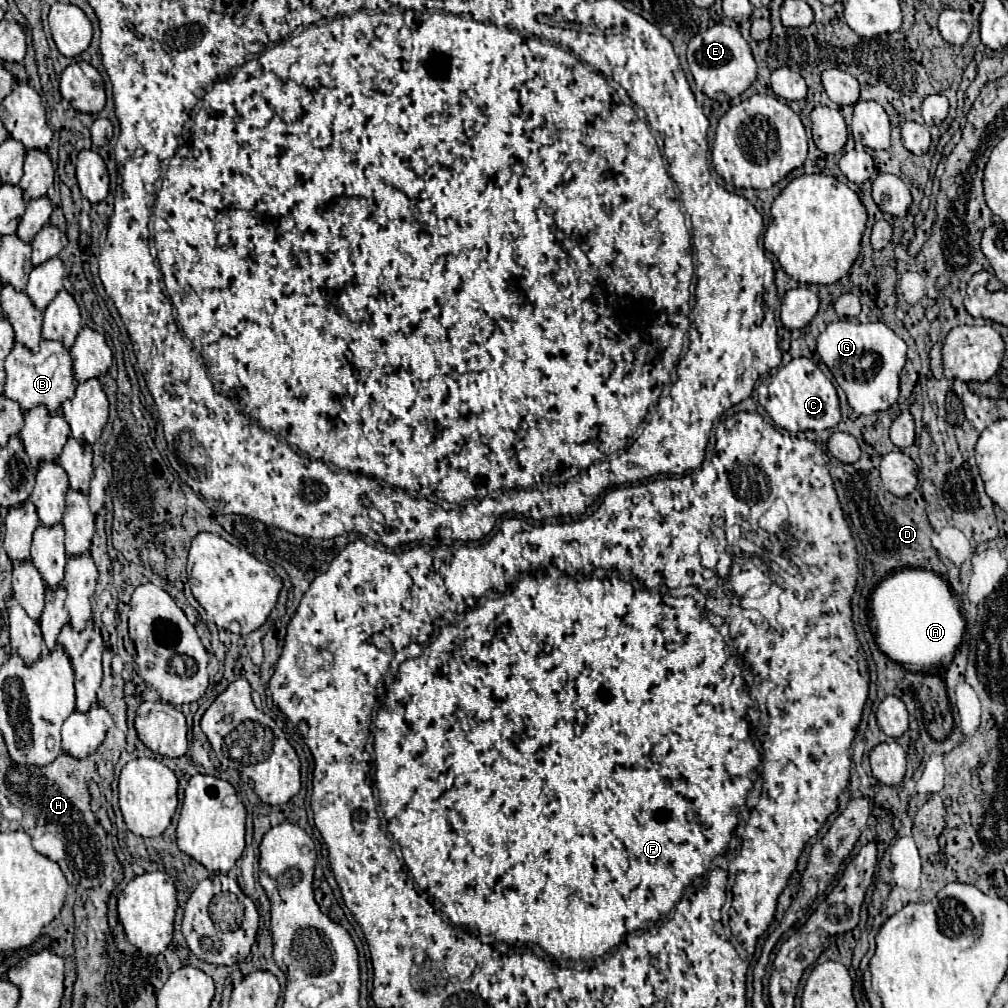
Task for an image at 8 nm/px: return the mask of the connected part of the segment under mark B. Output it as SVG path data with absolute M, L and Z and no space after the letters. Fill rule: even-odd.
M43 340L37 354L29 352L21 344L15 344L5 360L5 372L7 372L7 382L5 382L3 396L15 400L23 412L29 412L37 406L45 406L49 414L55 414L65 400L73 398L77 388L69 350L61 342L53 342L53 340Z

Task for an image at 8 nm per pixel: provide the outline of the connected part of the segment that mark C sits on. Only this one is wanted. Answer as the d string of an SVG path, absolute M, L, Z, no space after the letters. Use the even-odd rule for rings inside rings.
M793 358L787 366L781 366L773 376L757 386L759 404L767 410L771 420L789 432L797 430L827 430L841 420L837 390L831 380L809 358Z

